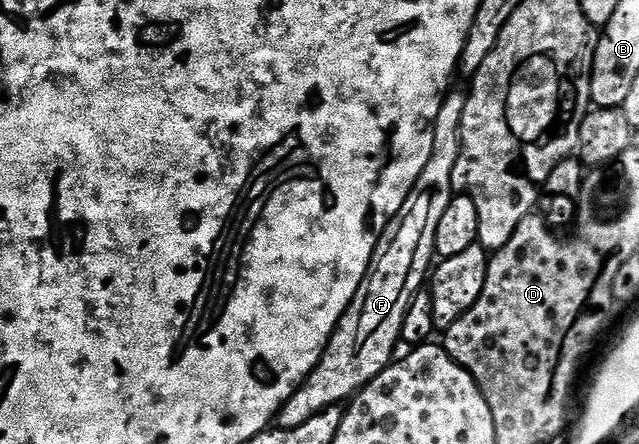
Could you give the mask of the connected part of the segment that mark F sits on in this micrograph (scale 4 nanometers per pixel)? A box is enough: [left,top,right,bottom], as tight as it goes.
[278,91,467,428]

